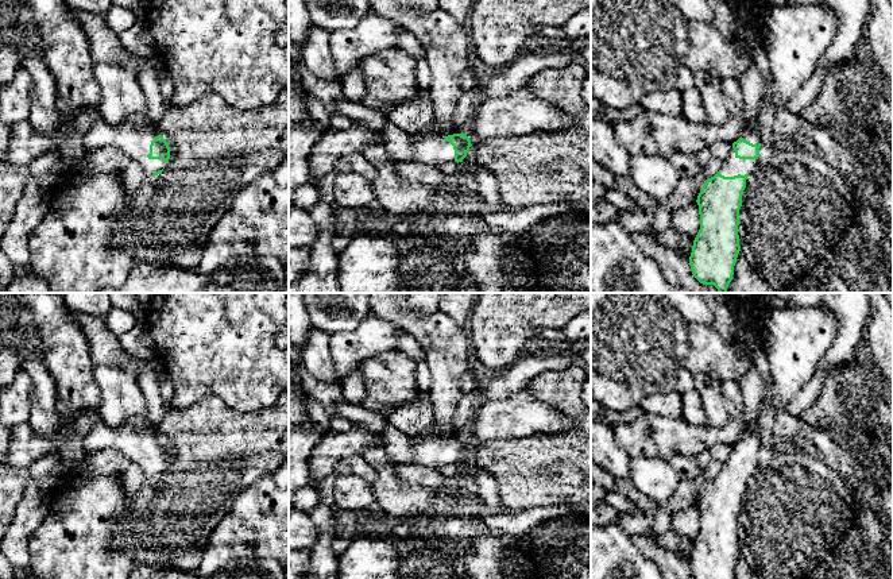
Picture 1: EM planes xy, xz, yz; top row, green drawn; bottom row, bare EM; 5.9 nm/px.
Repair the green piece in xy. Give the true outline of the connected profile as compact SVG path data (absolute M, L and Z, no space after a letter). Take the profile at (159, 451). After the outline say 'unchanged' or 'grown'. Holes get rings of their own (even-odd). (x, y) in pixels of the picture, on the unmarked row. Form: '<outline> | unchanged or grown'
M148 417L138 418L119 428L97 422L81 441L86 455L103 447L113 447L127 456L131 463L142 467L147 478L162 476L170 462L170 449L156 433Z | grown

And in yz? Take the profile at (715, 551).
M761 421L747 425L746 433L732 445L728 459L722 471L708 480L699 498L700 532L693 543L689 567L693 579L732 579L734 568L741 553L738 526L742 509L742 495L747 479L758 470L761 449Z | grown

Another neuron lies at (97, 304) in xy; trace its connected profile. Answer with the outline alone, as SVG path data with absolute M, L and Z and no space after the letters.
M61 293L65 304L76 314L92 314L105 319L113 308L109 293Z

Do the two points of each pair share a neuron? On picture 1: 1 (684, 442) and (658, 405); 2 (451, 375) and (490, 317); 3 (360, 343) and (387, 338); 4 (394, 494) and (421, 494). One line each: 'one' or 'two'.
1: two
2: two
3: one
4: one

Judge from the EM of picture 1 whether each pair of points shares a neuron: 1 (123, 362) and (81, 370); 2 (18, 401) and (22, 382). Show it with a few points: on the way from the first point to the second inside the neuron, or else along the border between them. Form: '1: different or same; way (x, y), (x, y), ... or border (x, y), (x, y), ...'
1: different; border (85, 336), (93, 369)
2: same; way (18, 397), (20, 386)

